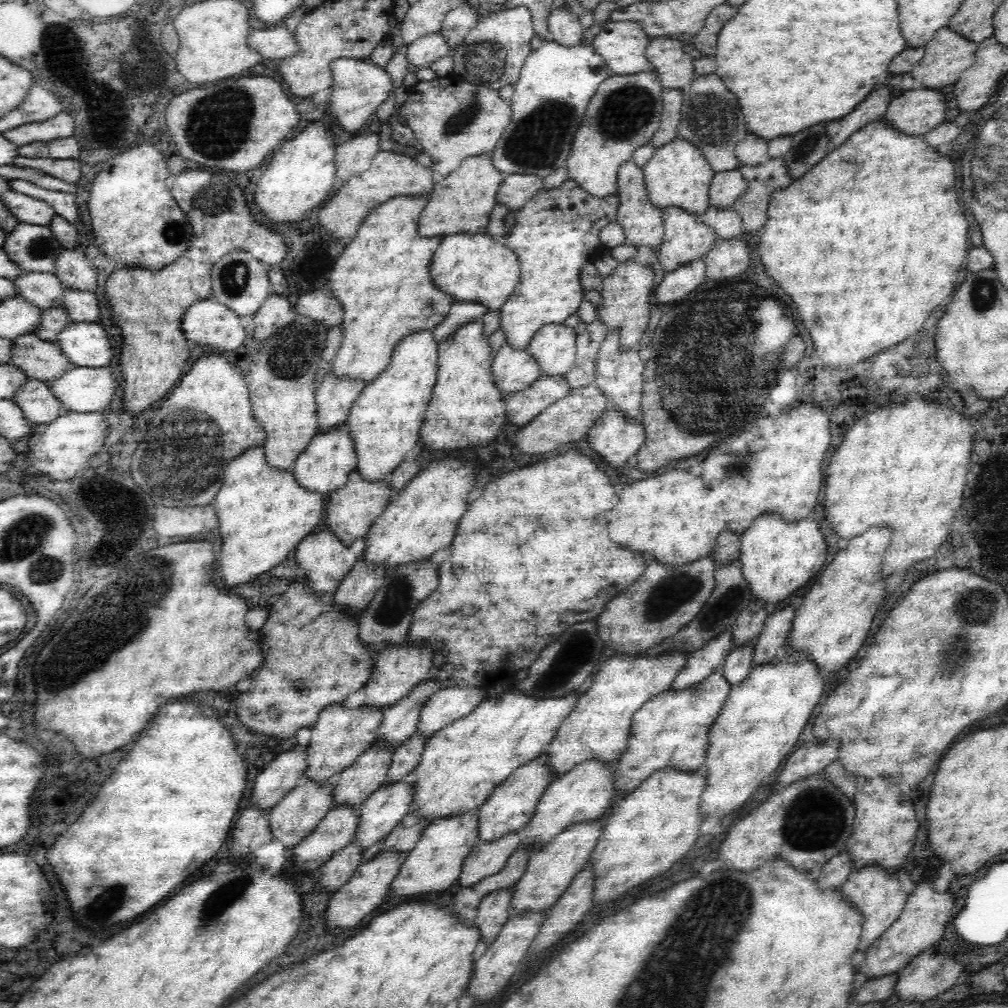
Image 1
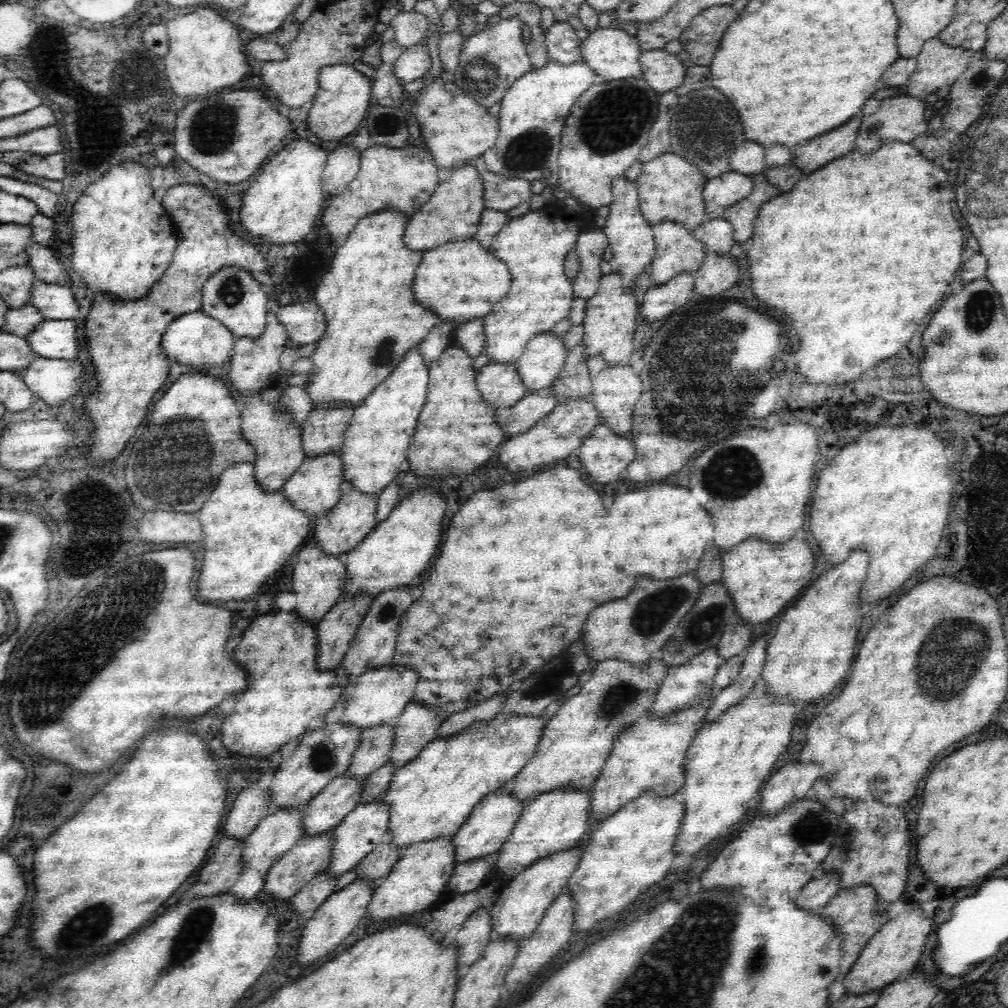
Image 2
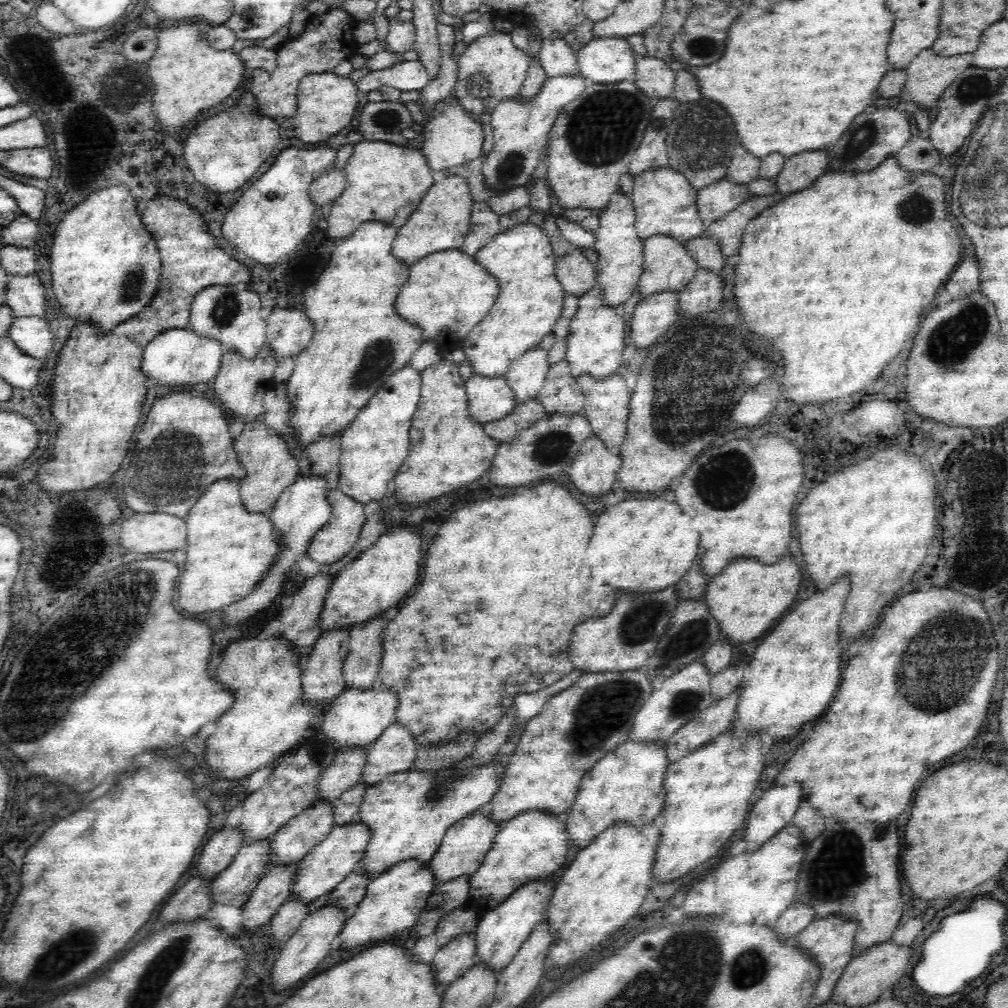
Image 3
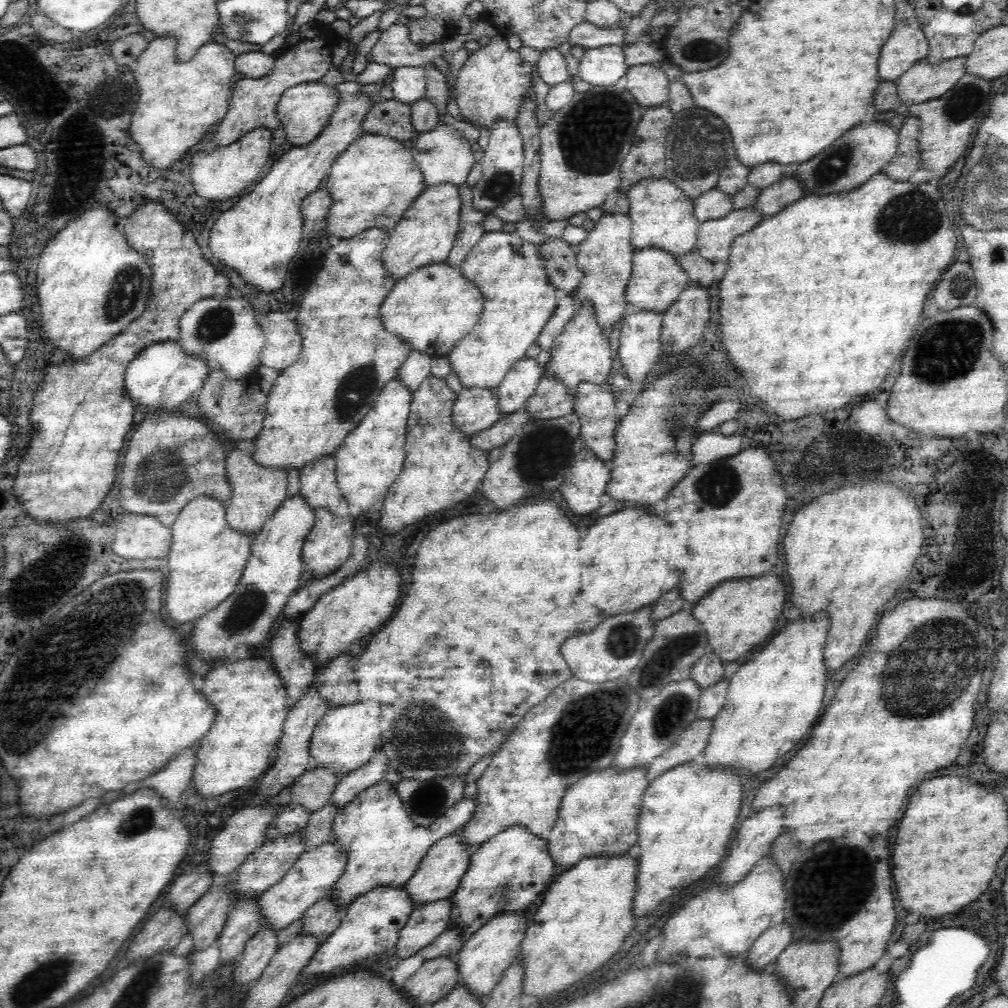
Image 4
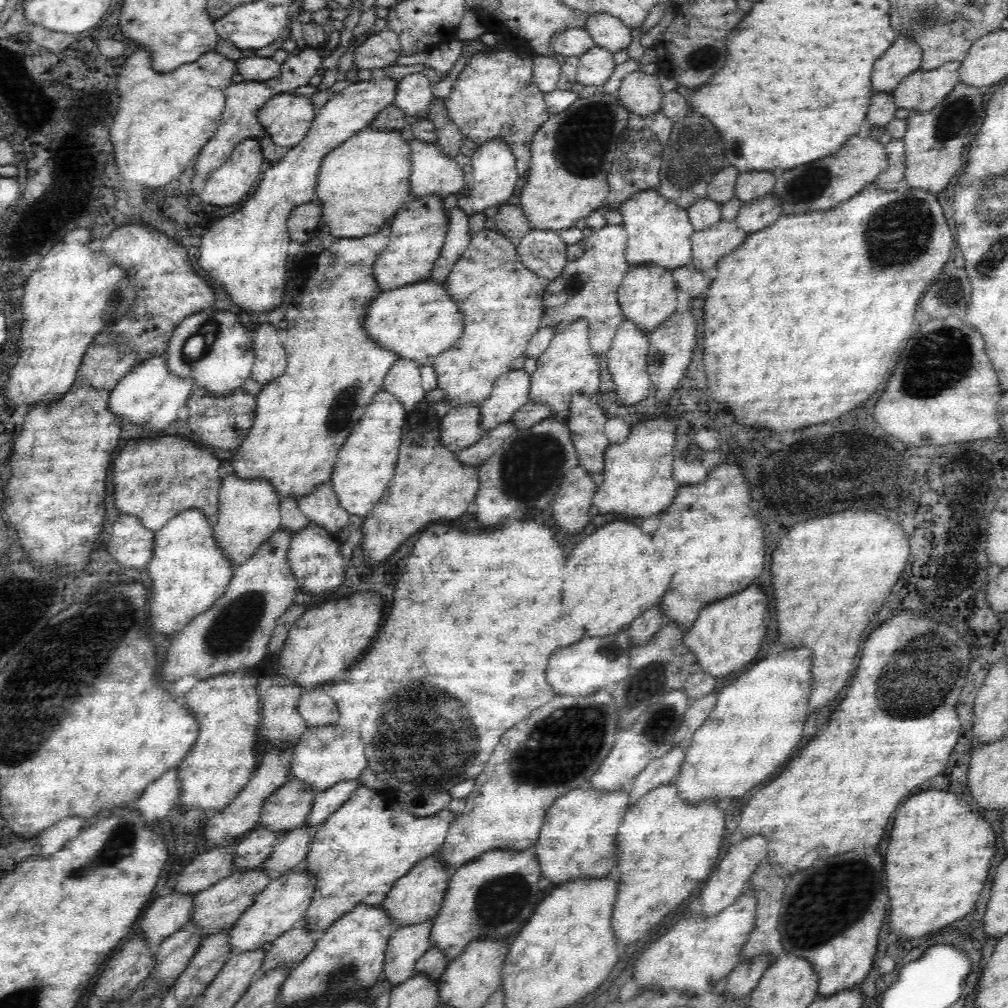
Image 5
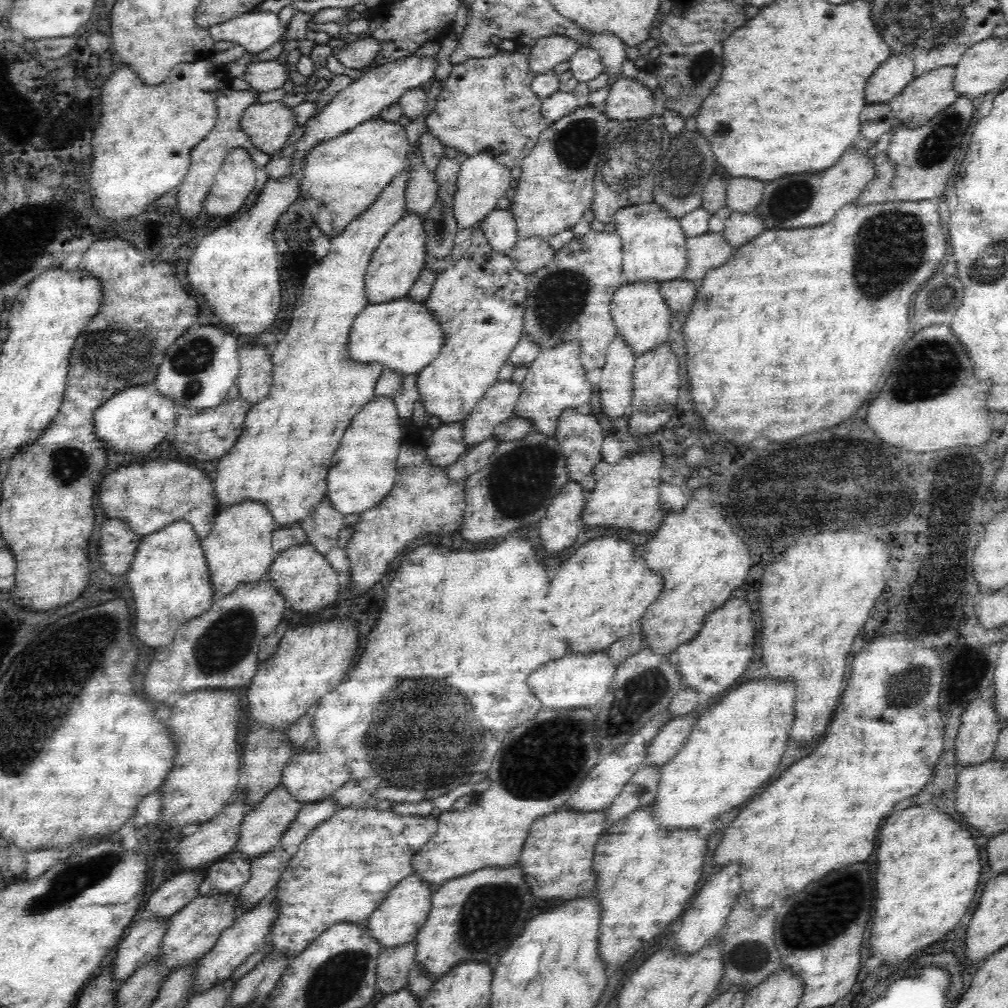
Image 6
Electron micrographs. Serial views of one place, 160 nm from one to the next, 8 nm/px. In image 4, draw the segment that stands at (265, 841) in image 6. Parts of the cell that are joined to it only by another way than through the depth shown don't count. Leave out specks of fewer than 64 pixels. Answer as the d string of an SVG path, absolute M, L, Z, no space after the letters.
M316 768L306 771L295 780L289 790L292 802L305 806L310 812L316 812L331 802L331 796L343 775L335 774L329 768Z

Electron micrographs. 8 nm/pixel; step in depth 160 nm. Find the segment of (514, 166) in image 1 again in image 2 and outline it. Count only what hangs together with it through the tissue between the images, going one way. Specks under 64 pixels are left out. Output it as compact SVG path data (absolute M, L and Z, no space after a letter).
M582 57L572 64L560 64L549 59L540 68L530 68L501 100L498 140L481 157L487 169L507 178L557 184L562 131L567 117L578 98L598 81L598 75L587 66Z

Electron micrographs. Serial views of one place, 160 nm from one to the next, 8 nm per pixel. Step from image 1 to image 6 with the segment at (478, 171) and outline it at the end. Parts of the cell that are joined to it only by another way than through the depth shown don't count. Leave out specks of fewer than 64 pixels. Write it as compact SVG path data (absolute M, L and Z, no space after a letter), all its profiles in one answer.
M406 212L405 216L386 233L386 236L383 236L382 242L378 248L375 248L374 254L367 264L365 289L369 304L396 300L407 296L410 292L426 266L424 222L426 222L425 214Z

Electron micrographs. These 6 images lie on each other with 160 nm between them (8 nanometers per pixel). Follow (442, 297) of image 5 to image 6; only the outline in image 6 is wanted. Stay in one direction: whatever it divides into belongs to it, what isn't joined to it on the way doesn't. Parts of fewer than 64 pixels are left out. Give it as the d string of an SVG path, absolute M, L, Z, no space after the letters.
M409 296L380 304L367 304L354 319L350 329L349 356L358 364L378 364L401 374L419 373L438 358L445 343L445 332L439 320L425 306Z

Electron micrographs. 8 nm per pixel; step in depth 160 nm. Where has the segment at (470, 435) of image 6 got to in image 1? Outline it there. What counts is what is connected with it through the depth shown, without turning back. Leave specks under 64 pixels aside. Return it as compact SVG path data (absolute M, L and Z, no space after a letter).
M563 322L548 323L534 334L527 350L538 361L543 374L565 375L575 364L576 339L574 327L564 325Z

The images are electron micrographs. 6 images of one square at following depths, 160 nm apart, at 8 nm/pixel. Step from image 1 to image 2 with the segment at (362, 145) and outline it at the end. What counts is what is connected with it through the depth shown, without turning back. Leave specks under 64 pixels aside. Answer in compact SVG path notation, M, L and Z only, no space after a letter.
M335 144L329 152L322 175L322 192L324 195L336 196L346 190L350 180L358 174L362 152L353 144Z

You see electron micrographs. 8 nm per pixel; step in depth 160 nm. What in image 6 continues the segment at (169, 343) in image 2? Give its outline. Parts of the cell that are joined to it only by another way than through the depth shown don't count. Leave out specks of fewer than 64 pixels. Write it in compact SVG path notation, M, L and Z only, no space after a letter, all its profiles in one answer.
M153 382L122 388L102 403L94 413L96 436L104 440L110 448L116 448L116 452L120 454L144 456L154 451L154 446L162 442L160 438L172 435L170 430L174 428L177 407L173 404L173 398L159 394Z

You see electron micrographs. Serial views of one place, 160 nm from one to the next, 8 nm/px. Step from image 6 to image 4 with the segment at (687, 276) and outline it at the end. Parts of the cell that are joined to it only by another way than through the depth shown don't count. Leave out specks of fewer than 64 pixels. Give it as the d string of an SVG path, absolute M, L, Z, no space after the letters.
M748 207L733 210L719 220L700 223L696 251L709 262L726 261L730 256L731 244L744 232L752 230L764 219L758 208Z

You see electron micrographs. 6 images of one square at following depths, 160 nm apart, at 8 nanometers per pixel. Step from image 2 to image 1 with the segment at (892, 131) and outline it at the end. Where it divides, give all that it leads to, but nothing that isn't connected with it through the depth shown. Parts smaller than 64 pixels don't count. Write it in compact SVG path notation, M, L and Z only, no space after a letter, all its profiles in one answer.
M922 89L910 90L904 92L900 98L893 98L887 112L882 116L886 123L891 124L903 134L910 134L914 136L923 135L930 129L936 128L948 119L947 114L947 100L946 95L940 89Z

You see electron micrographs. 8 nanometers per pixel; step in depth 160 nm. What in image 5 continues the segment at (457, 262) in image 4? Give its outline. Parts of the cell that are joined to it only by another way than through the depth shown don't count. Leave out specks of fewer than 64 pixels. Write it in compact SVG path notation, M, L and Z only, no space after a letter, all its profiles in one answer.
M454 207L450 212L450 224L446 238L431 270L431 278L435 282L443 282L451 273L458 259L463 255L471 241L470 217L460 207Z

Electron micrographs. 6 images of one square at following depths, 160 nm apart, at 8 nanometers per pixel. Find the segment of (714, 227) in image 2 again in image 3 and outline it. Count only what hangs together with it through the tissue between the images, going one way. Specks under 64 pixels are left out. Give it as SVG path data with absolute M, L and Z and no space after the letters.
M701 235L684 242L689 255L696 261L699 268L707 268L719 272L724 266L725 256L722 254L718 240Z

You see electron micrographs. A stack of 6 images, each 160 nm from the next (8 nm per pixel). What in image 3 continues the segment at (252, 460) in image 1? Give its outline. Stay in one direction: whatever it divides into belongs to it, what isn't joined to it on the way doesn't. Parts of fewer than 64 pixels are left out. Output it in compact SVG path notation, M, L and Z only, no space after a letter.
M233 476L226 479L218 479L207 488L204 494L193 504L189 510L185 523L188 526L188 560L184 566L184 572L180 576L178 586L178 604L190 614L206 612L206 610L218 610L227 604L241 601L246 595L254 592L255 588L276 564L278 552L281 551L281 542L269 512L247 512L245 504L239 496L240 480Z

